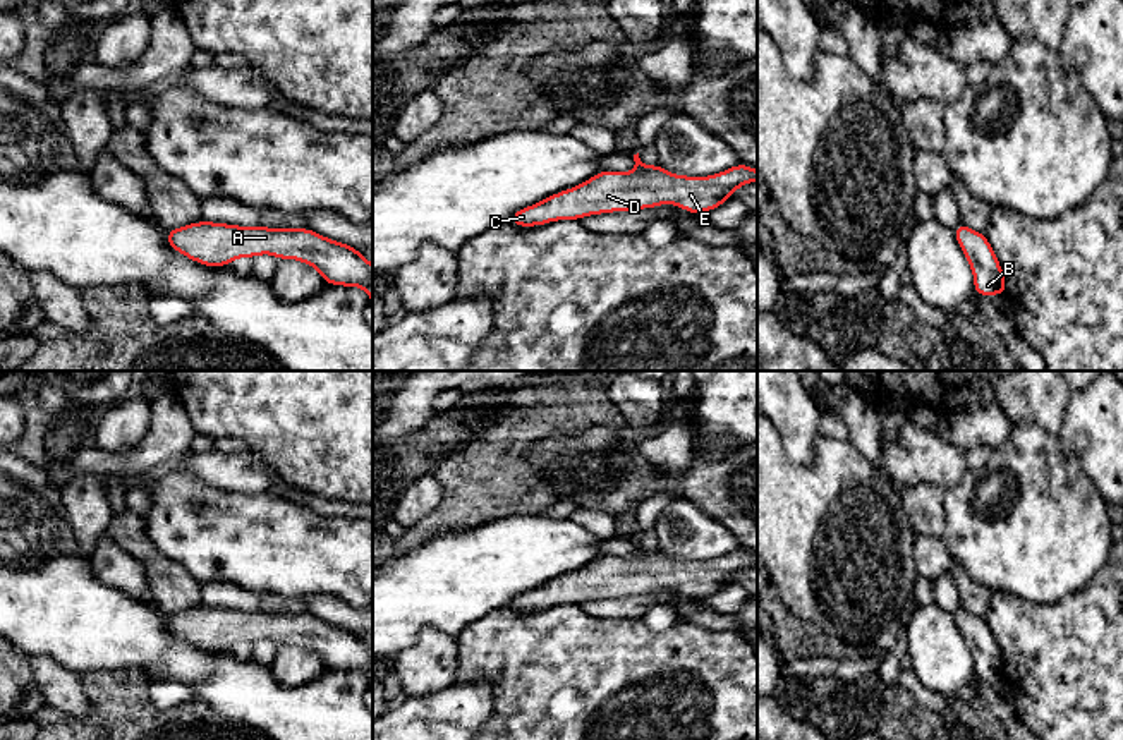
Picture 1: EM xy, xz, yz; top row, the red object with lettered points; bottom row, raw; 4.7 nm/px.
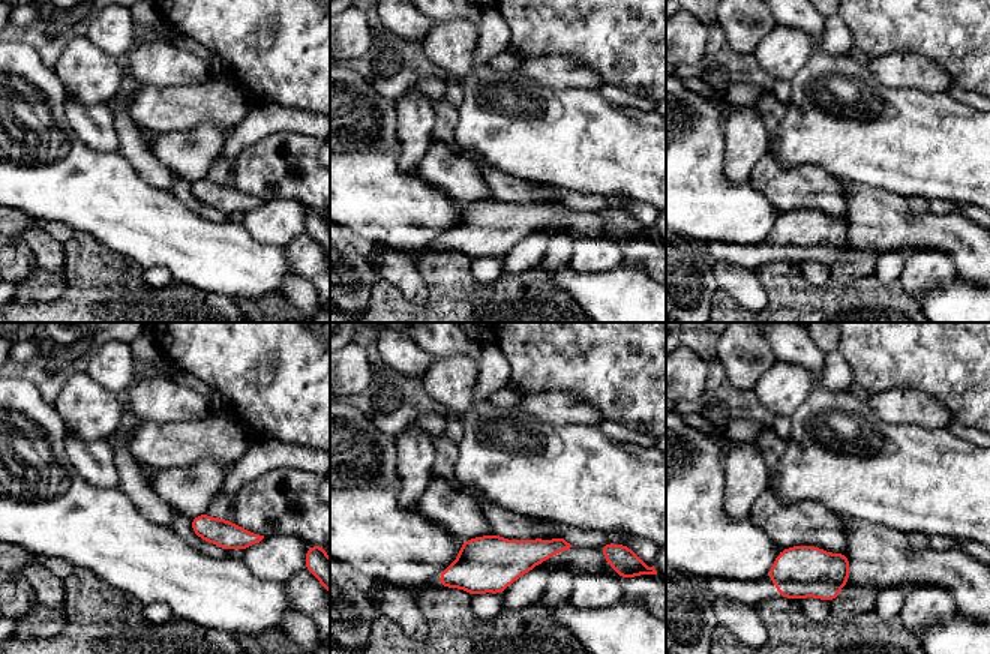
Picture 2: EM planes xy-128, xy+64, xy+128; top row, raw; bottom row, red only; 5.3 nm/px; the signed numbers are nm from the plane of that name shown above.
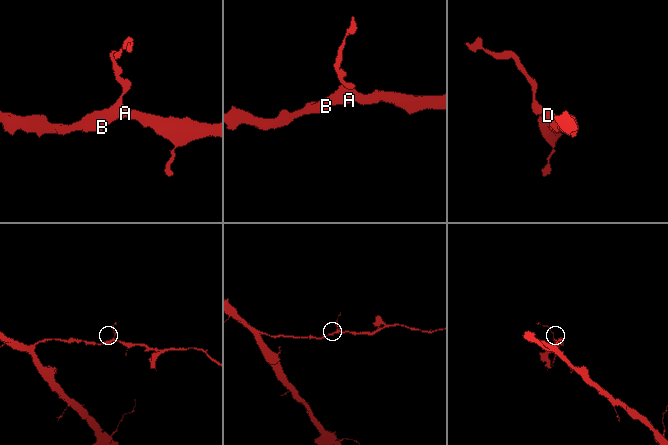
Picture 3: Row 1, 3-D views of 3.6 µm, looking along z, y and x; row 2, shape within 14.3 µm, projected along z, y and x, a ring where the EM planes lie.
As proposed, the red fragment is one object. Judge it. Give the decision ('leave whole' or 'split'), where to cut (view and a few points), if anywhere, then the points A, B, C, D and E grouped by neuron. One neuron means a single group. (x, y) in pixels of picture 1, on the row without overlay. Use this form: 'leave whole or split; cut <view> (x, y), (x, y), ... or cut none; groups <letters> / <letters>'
leave whole; cut none; groups A B C D E

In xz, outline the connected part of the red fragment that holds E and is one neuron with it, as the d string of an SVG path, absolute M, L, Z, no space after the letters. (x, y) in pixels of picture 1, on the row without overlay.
M639 537L634 539L634 546L630 558L598 556L568 575L517 594L508 606L515 611L537 611L556 604L582 604L589 599L661 589L677 589L692 599L701 599L719 592L744 568L757 567L757 555L744 548L709 561L689 561L675 560L661 548L647 551Z

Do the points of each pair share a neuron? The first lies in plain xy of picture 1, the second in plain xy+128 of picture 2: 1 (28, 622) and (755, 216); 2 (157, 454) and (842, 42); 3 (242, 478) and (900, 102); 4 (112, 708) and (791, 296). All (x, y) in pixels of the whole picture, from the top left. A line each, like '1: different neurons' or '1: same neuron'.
1: same neuron
2: same neuron
3: different neurons
4: same neuron

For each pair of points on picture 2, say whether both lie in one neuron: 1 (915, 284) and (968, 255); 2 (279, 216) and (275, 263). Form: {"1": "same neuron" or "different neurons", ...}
{"1": "different neurons", "2": "different neurons"}

